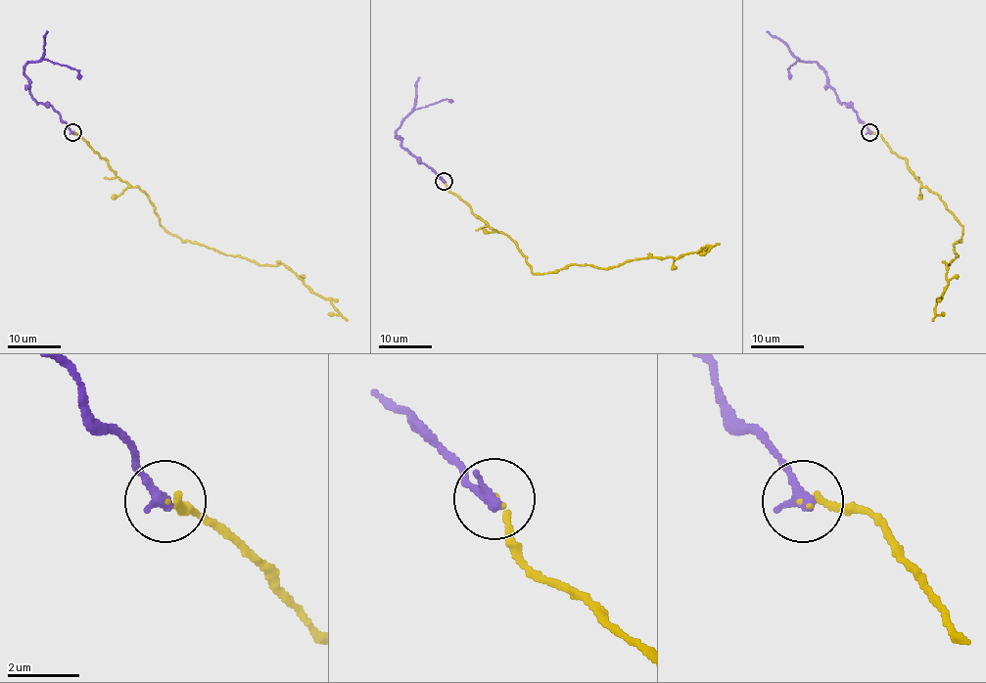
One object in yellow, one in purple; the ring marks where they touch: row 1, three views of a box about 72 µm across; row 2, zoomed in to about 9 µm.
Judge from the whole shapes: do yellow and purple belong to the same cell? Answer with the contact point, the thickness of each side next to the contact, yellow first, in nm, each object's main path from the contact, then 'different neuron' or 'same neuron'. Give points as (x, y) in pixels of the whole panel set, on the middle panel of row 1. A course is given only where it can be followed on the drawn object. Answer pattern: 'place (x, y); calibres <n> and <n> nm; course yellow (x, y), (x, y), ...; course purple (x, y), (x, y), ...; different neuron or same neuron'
place (444, 181); calibres 140 and 360 nm; course yellow (445, 181), (515, 243), (534, 273), (678, 258), (710, 247), (699, 254); course purple (445, 181), (403, 148), (396, 131), (416, 109), (446, 100), (452, 101); same neuron

